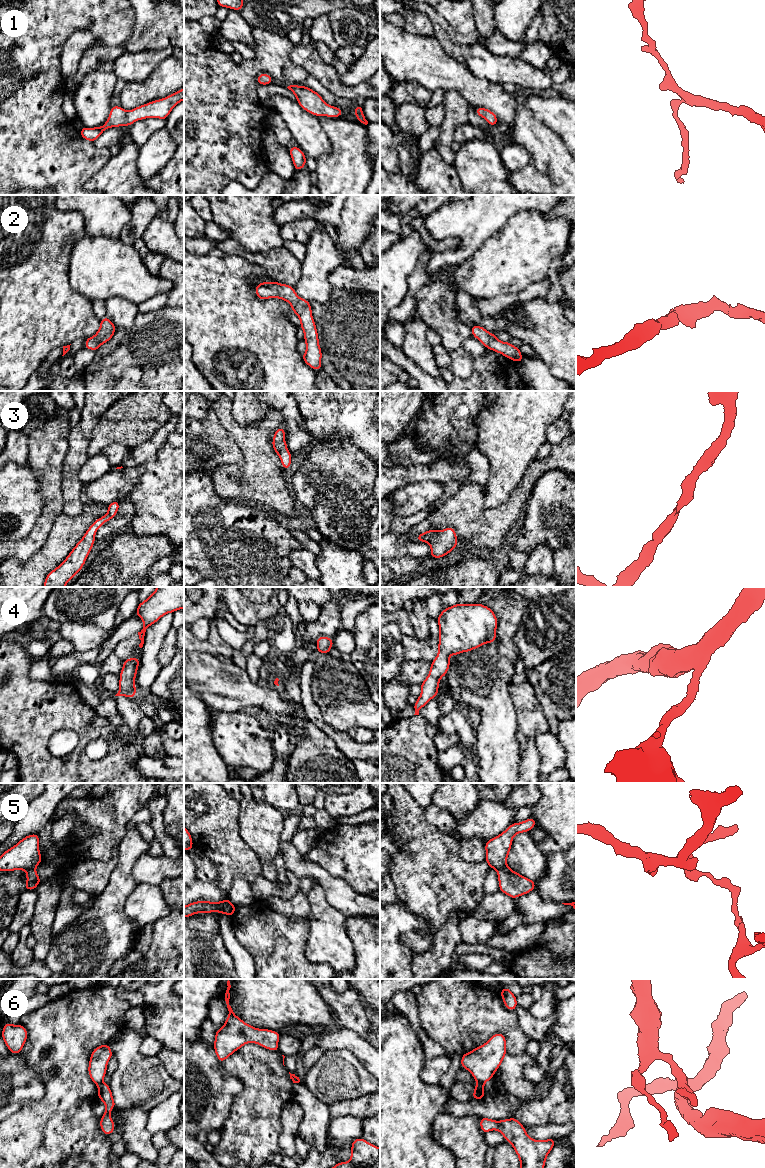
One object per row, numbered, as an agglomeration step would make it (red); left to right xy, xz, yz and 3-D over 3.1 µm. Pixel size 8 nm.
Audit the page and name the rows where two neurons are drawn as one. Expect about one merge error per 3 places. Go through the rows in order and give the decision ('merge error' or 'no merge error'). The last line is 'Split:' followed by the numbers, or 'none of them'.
1: no merge error
2: no merge error
3: no merge error
4: no merge error
5: merge error
6: merge error
Split: 5, 6

